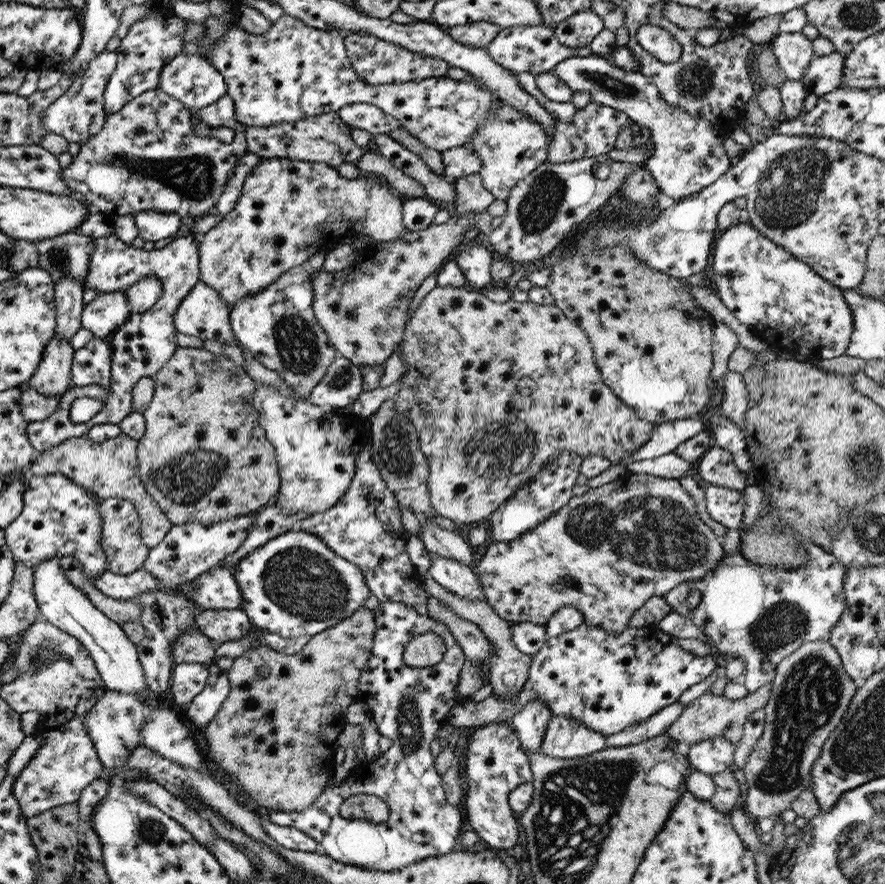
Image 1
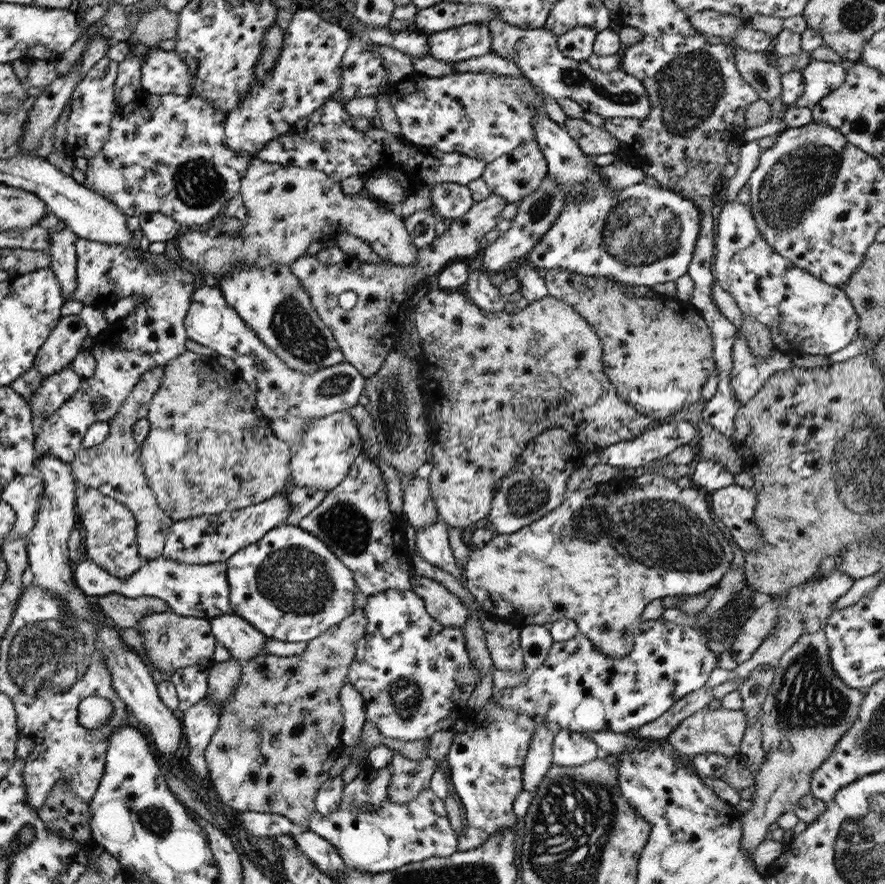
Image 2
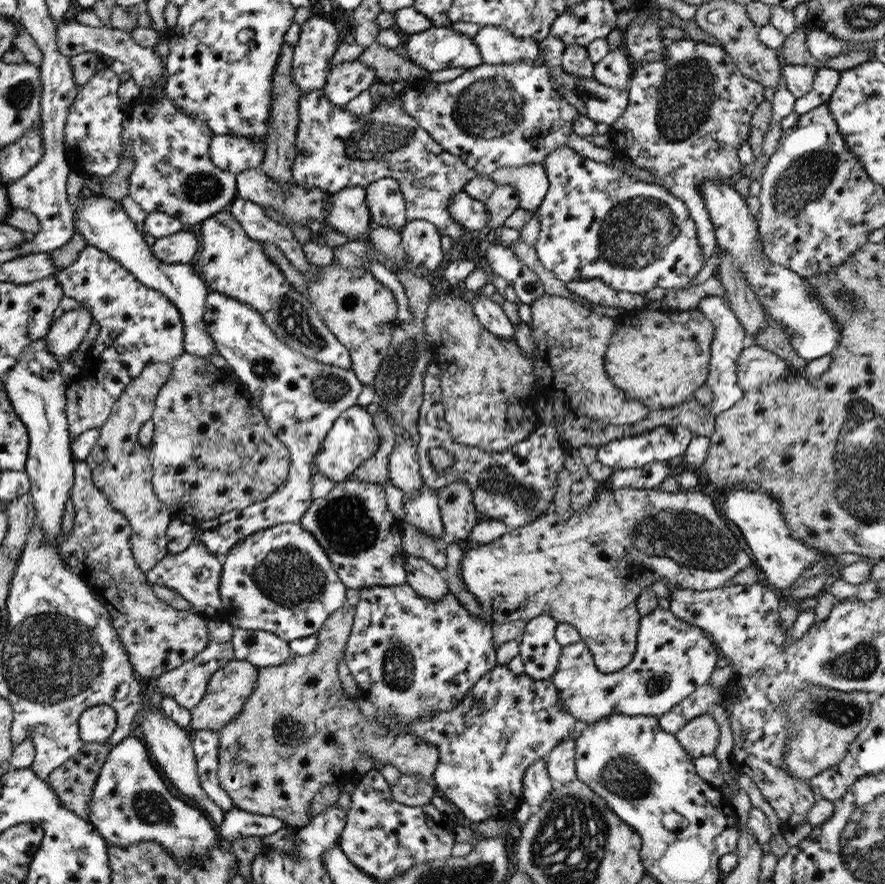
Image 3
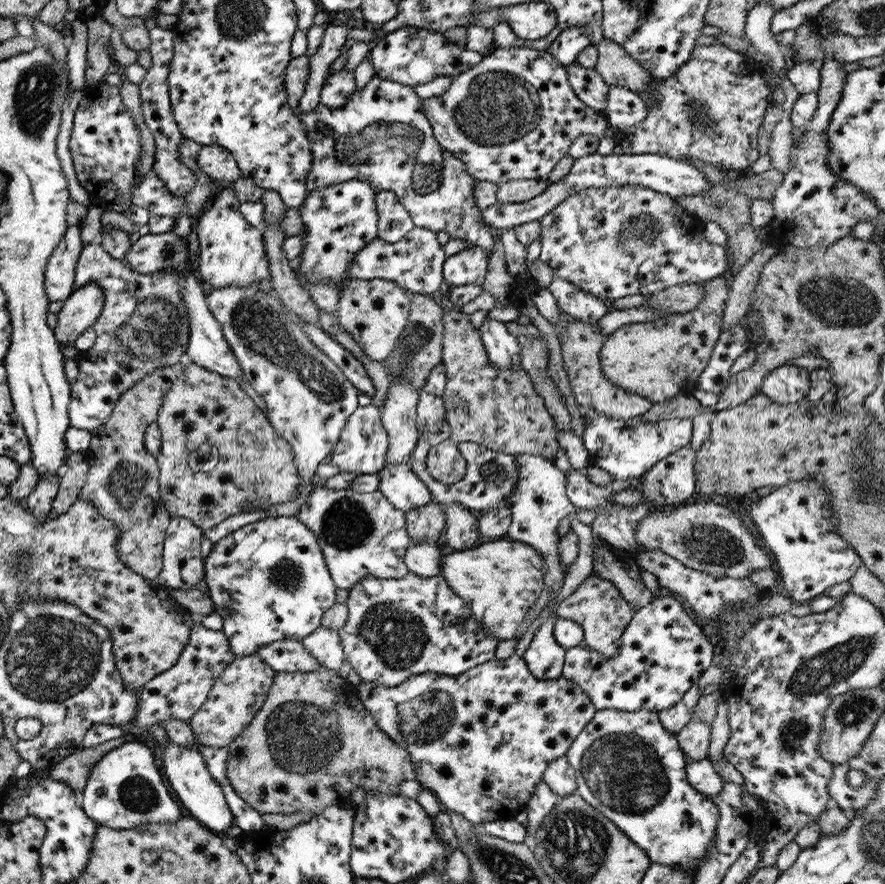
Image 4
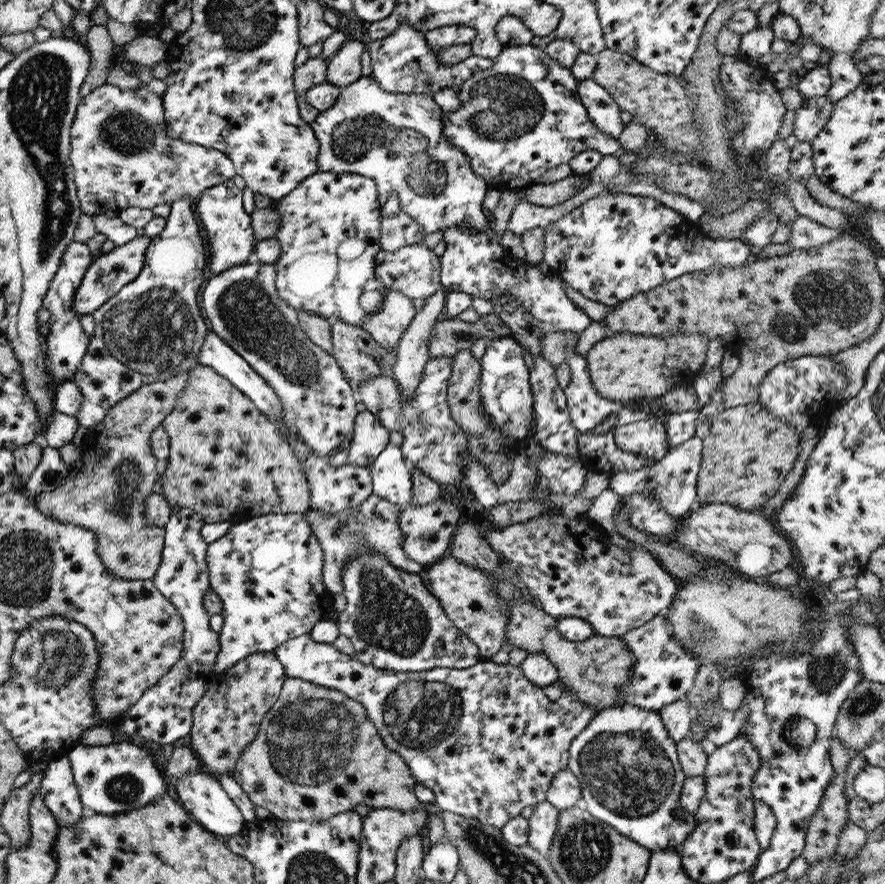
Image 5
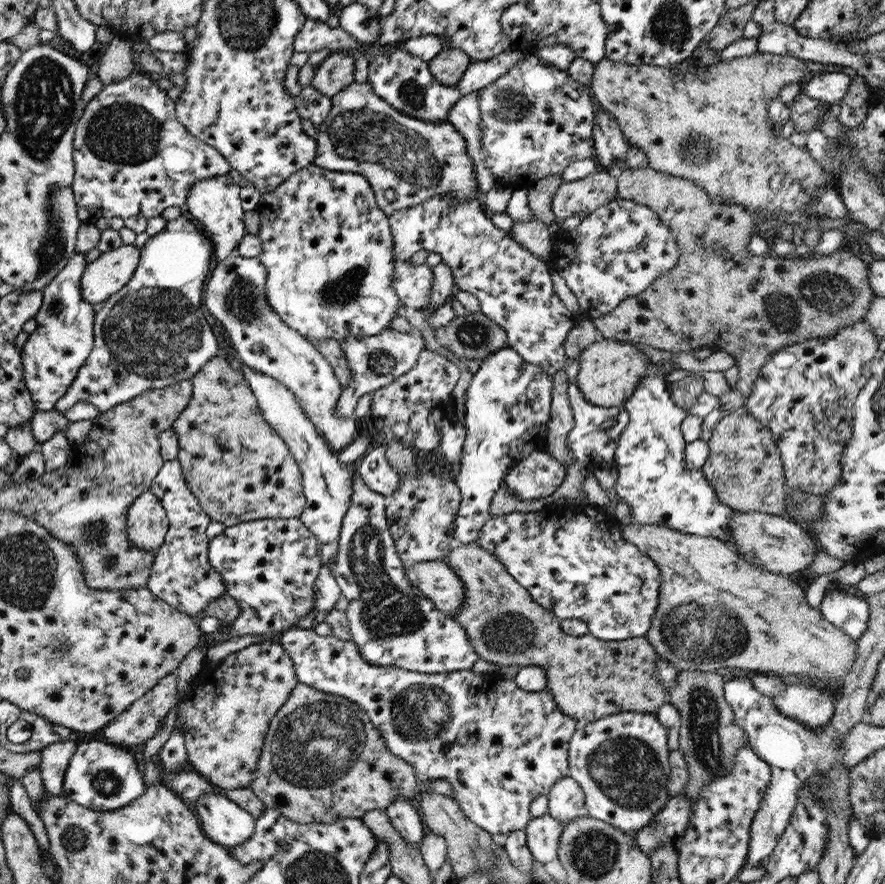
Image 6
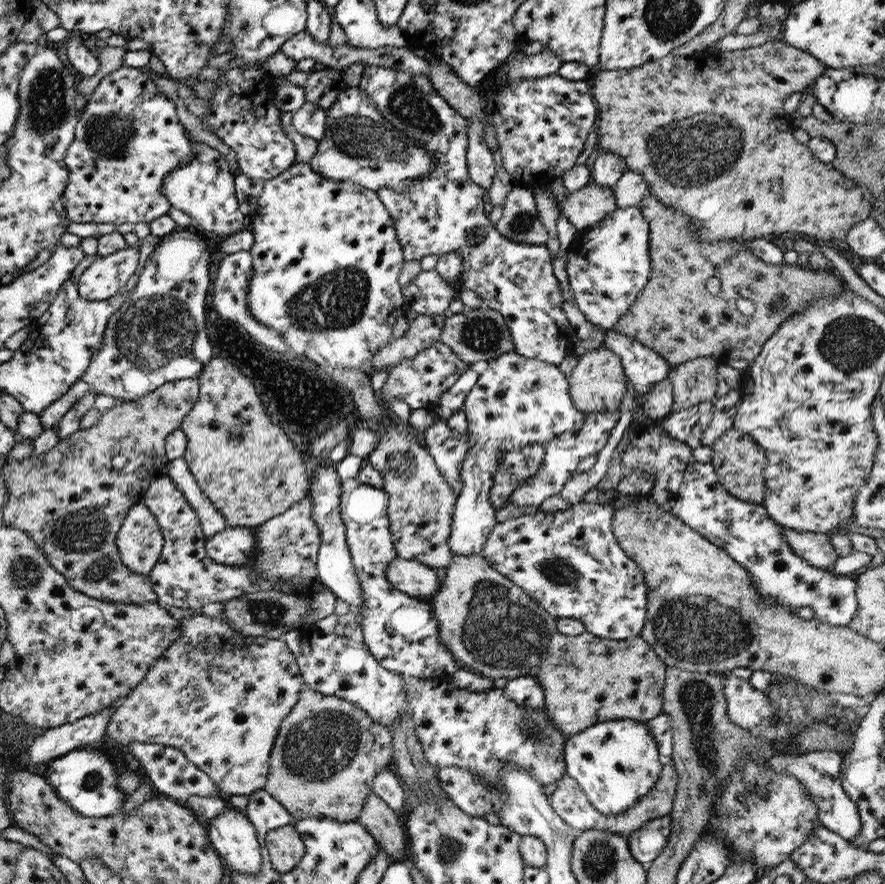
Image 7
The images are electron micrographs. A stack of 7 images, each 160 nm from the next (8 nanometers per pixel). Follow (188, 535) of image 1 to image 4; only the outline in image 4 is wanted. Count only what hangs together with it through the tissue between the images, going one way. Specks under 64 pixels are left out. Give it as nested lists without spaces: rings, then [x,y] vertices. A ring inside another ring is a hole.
[[[255,283],[244,287],[210,288],[206,293],[206,305],[240,364],[243,378],[263,398],[270,425],[288,442],[300,476],[300,490],[293,501],[270,505],[263,511],[241,512],[207,528],[203,536],[211,544],[257,520],[296,516],[315,488],[310,476],[316,466],[327,459],[347,417],[358,407],[358,390],[343,376],[340,368],[308,339],[276,296],[263,294],[259,289]]]

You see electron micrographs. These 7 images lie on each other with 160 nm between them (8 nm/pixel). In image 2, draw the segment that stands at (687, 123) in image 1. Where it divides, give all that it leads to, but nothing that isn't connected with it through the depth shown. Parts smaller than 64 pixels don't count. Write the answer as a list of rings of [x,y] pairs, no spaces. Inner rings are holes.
[[[493,20],[484,24],[491,33],[491,53],[497,57],[513,55],[511,63],[525,75],[533,86],[549,97],[569,99],[584,111],[599,114],[602,118],[643,118],[650,109],[645,87],[625,74],[620,68],[611,72],[601,72],[589,67],[586,61],[573,61],[562,56],[556,48],[556,36],[542,28],[519,29],[515,26]]]

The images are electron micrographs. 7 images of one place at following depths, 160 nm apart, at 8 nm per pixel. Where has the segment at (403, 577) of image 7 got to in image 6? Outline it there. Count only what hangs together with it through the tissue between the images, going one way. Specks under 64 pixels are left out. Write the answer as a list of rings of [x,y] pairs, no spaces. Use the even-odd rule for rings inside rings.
[[[444,560],[405,566],[407,582],[434,603],[434,607],[451,617],[464,601],[462,582]]]

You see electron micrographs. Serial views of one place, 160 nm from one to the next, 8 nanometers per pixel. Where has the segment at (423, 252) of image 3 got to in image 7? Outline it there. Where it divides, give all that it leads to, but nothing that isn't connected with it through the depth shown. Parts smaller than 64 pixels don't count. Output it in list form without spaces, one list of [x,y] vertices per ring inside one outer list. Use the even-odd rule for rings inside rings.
[[[421,270],[407,287],[400,289],[405,301],[405,310],[413,310],[417,315],[423,316],[444,314],[444,310],[451,304],[451,301],[457,297],[458,292],[456,291],[456,285],[457,282],[444,281],[436,270]]]

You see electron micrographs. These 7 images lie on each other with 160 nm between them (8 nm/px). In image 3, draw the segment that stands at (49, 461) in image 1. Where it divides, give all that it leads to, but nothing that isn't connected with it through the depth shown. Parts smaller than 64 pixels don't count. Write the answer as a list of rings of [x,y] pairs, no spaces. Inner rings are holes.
[[[170,363],[145,365],[141,369],[139,376],[133,378],[133,380],[123,388],[118,399],[112,404],[107,420],[98,428],[98,437],[95,444],[91,447],[89,454],[84,458],[87,466],[90,468],[90,475],[95,488],[99,489],[105,498],[107,498],[107,501],[109,501],[109,505],[111,505],[115,511],[123,514],[125,520],[129,523],[129,528],[131,528],[131,536],[129,538],[131,544],[130,549],[133,554],[133,559],[135,559],[135,565],[139,567],[139,570],[141,570],[143,574],[147,573],[147,571],[151,571],[151,569],[165,557],[165,554],[167,554],[166,529],[171,520],[171,516],[153,493],[153,487],[150,483],[152,477],[151,461],[145,449],[139,444],[138,430],[146,420],[150,420],[158,390],[168,379],[171,371],[172,366]]]

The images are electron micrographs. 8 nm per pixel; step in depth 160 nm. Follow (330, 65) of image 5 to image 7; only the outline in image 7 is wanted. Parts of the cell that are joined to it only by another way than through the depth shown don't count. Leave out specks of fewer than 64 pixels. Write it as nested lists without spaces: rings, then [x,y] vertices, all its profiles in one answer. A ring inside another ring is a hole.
[[[325,68],[310,72],[302,87],[304,100],[326,111],[335,102],[339,92],[347,88],[343,79],[344,75]]]

